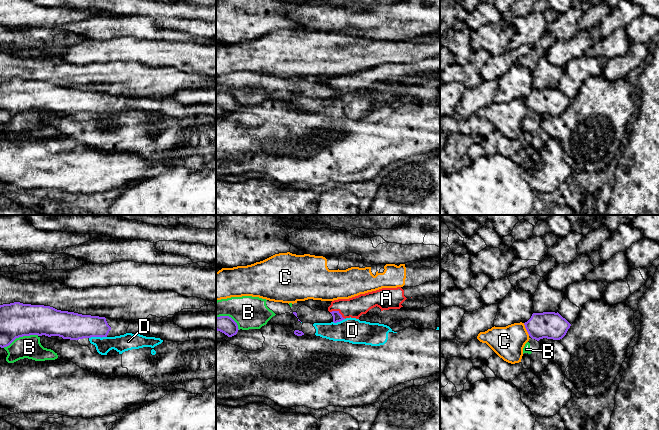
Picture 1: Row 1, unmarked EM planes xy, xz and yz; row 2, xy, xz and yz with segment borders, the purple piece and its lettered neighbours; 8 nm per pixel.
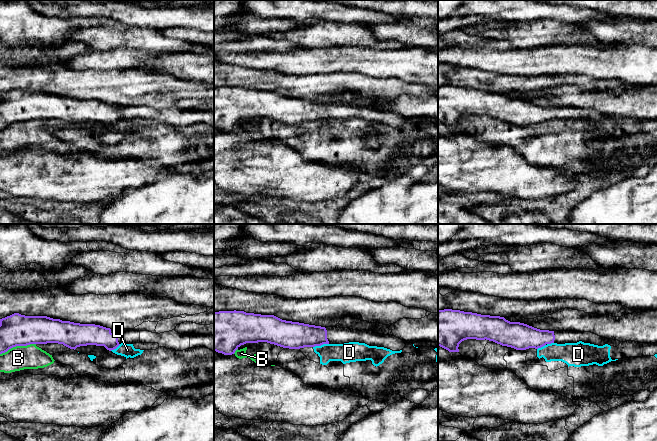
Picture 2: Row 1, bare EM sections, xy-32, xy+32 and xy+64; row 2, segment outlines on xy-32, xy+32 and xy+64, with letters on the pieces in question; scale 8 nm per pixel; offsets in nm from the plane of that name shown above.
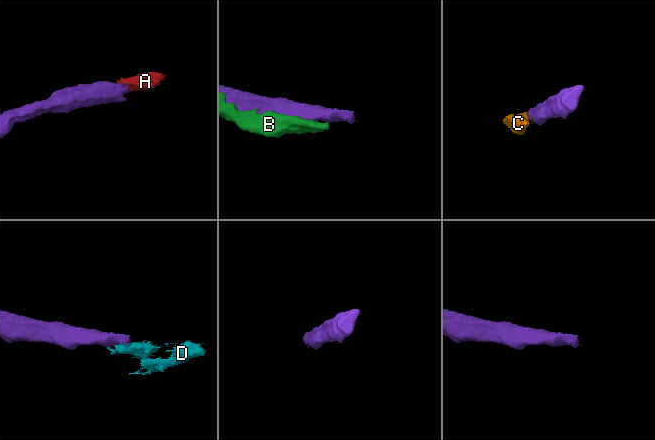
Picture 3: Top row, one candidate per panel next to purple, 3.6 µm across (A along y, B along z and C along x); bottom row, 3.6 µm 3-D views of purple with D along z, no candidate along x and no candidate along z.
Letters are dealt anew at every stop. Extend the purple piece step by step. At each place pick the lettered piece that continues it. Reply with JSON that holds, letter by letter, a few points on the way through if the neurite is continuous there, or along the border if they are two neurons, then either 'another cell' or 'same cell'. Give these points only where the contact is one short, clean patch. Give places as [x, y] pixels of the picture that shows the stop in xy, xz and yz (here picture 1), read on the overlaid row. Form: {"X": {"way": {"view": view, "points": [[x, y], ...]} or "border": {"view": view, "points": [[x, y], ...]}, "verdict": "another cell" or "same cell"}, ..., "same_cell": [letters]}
{"A": {"way": {"view": "xz", "points": [[337, 317], [338, 312], [342, 308], [354, 307]]}, "verdict": "same cell"}, "B": {"verdict": "another cell"}, "C": {"border": {"view": "yz", "points": [[523, 323], [529, 335]]}, "verdict": "another cell"}, "D": {"border": {"view": "xy", "points": [[106, 336], [89, 338]]}, "verdict": "another cell"}, "same_cell": ["A"]}

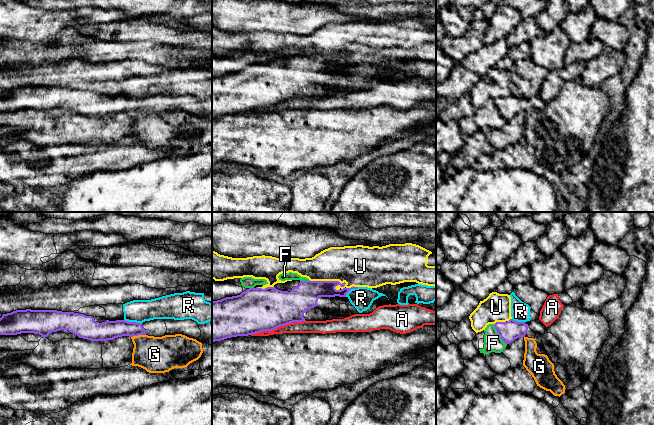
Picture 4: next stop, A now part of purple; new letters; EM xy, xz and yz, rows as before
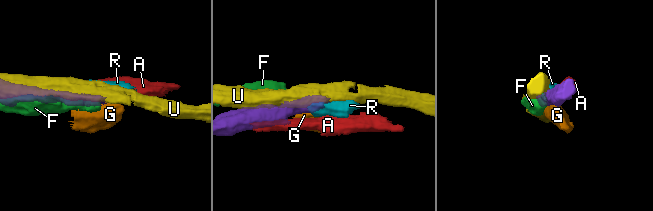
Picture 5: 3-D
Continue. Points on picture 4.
{"A": {"verdict": "another cell"}, "F": {"verdict": "another cell"}, "G": {"border": {"view": "xy", "points": [[145, 334], [131, 337]]}, "verdict": "another cell"}, "R": {"border": {"view": "xy", "points": [[124, 319], [141, 324]]}, "verdict": "another cell"}, "U": {"verdict": "another cell"}, "same_cell": []}

